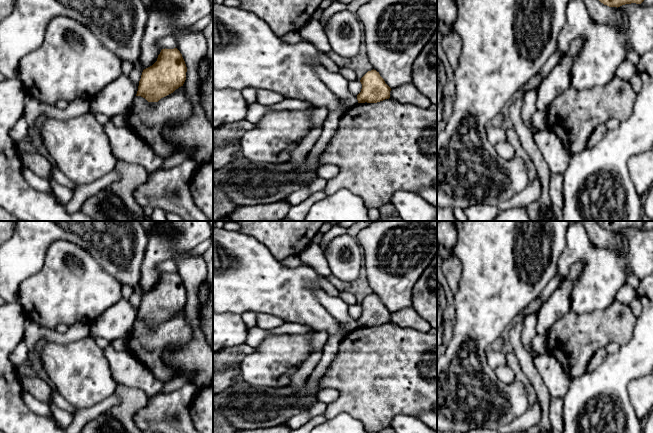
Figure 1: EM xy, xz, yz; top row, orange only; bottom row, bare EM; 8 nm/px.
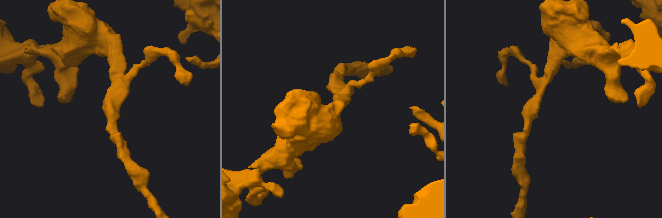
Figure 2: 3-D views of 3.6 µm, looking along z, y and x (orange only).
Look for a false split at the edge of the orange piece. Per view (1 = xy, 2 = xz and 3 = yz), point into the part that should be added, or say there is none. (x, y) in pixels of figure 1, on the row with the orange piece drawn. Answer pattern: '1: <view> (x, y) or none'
1: none
2: none
3: none

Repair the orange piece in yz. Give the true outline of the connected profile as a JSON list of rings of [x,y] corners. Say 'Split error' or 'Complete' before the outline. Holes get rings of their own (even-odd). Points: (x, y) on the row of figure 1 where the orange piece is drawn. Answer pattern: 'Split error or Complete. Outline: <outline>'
Complete. Outline: [[[599,0],[599,1],[609,7],[618,8],[625,4],[631,4],[631,3],[641,4],[644,0]]]

